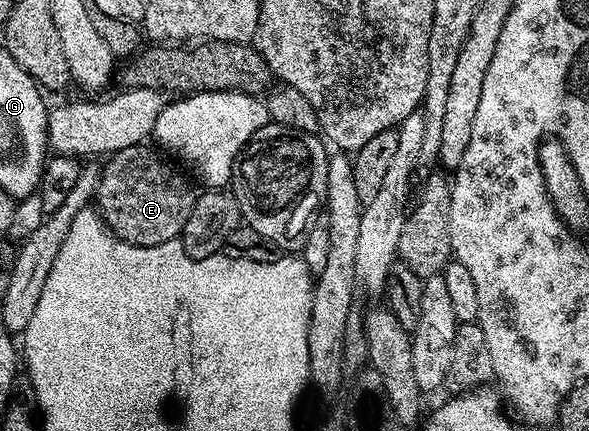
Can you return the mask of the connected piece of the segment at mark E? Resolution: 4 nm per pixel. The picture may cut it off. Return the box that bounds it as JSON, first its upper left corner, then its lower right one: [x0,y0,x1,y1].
[94,145,197,247]

